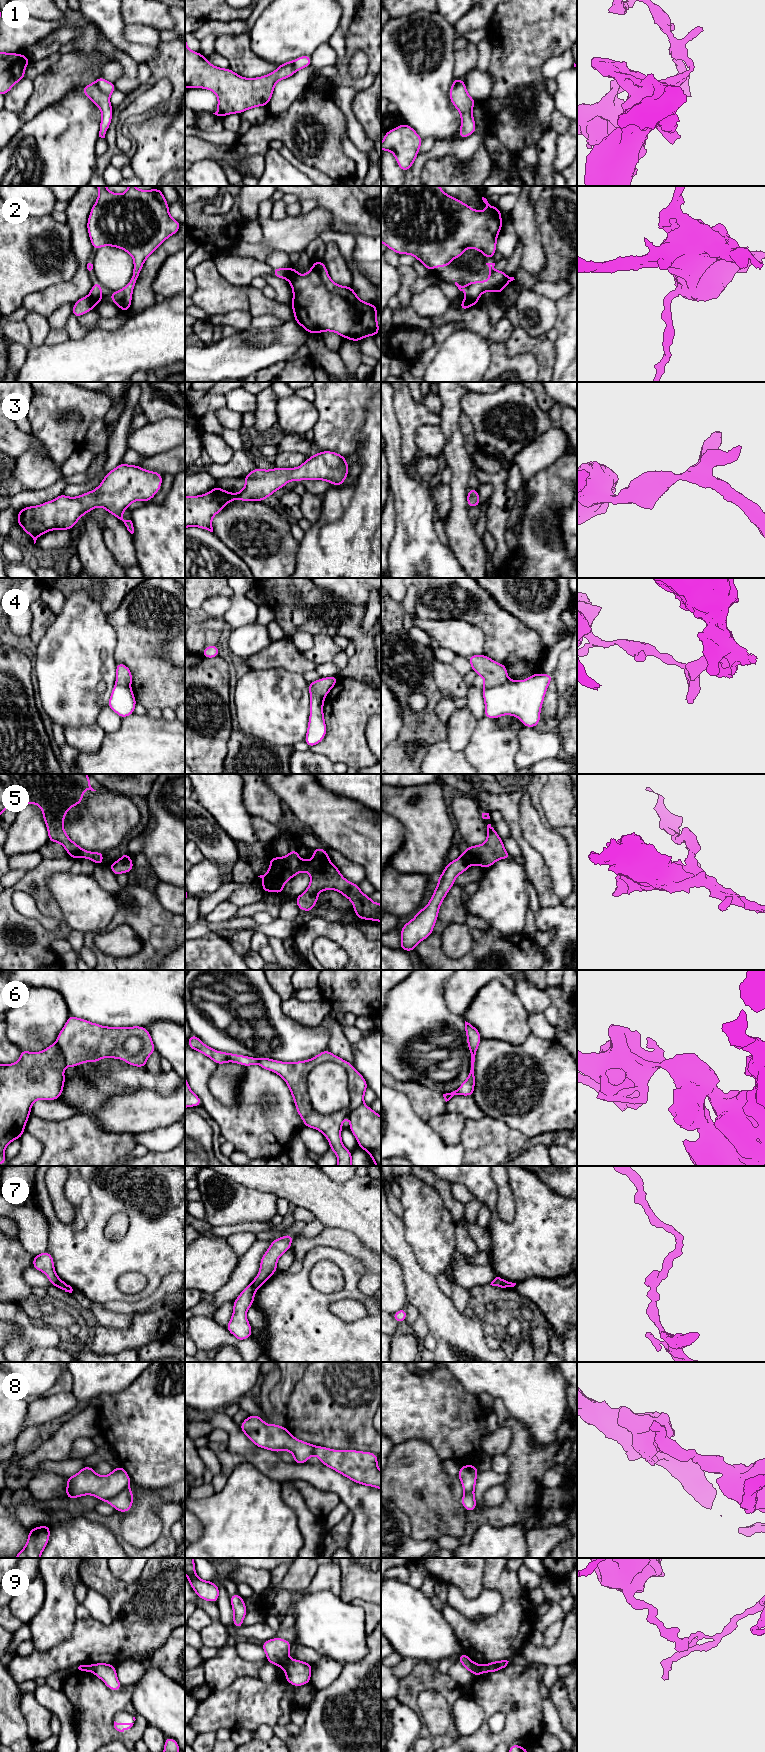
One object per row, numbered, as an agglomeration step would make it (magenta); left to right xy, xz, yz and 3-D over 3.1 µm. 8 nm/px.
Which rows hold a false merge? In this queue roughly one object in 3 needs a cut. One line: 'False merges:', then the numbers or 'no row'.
False merges: 1, 2, 4, 5, 6, 7, 8, 9

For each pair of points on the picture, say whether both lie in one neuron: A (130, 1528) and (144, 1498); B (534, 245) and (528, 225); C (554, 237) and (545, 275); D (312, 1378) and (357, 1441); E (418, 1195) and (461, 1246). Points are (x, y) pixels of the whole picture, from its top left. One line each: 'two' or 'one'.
A: one
B: one
C: one
D: one
E: two

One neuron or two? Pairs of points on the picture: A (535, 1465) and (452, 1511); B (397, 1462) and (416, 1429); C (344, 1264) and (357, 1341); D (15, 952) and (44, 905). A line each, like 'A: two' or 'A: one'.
A: two
B: two
C: one
D: one

